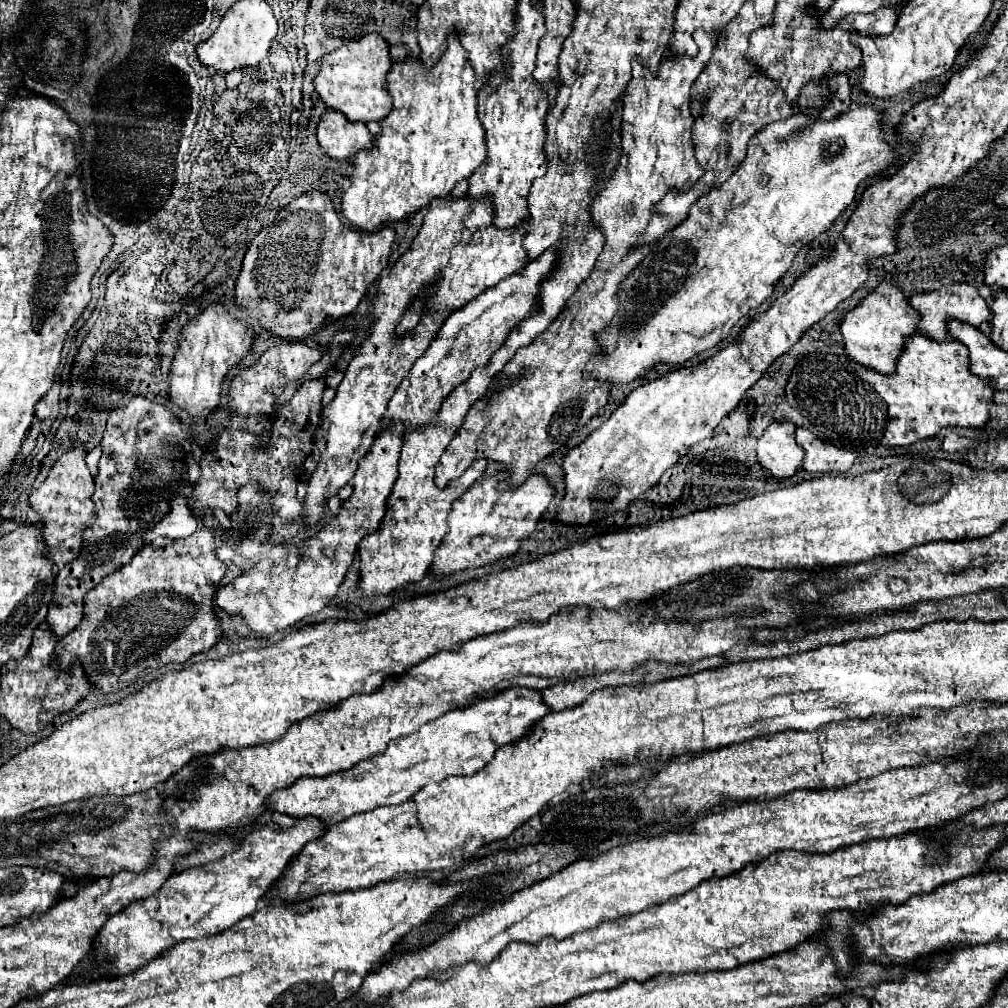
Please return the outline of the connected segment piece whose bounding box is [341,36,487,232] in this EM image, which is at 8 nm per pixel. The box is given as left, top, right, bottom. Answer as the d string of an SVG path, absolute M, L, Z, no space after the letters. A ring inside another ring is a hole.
M449 36L447 52L431 70L413 58L393 64L387 74L393 108L381 120L377 150L357 152L351 160L351 186L341 202L351 226L373 232L381 224L403 220L435 198L447 198L457 182L467 180L483 164L487 144L477 118L475 82L467 52L455 36Z

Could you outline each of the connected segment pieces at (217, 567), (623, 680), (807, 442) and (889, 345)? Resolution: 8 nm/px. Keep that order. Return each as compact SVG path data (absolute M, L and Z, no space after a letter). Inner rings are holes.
M199 528L181 540L155 538L125 568L89 592L85 618L55 646L53 668L67 670L79 658L91 684L109 694L169 662L187 662L193 654L209 650L223 634L213 596L225 572L227 564L215 556L213 528Z
M611 672L609 676L587 676L587 678L577 678L577 684L549 686L547 690L543 690L543 694L553 710L563 710L581 704L581 700L585 700L585 696L589 696L593 690L599 690L603 686L619 686L619 684L633 684L633 676L617 676L617 672Z
M797 428L795 440L805 450L803 468L807 472L847 472L855 462L855 452L823 442L807 428Z
M883 272L881 284L869 296L865 296L857 304L857 308L847 312L841 322L845 352L851 360L863 364L865 368L893 374L895 362L903 350L903 338L915 332L917 320L917 312L913 312L905 294L893 284L893 276L889 272Z

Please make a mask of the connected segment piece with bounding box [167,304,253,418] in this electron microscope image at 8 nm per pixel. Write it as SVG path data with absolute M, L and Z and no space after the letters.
M211 304L183 328L181 346L175 352L167 388L171 400L185 408L193 418L209 414L219 406L223 378L235 364L243 360L243 356L251 348L251 340L253 332L247 330L245 320L233 318L223 304Z

